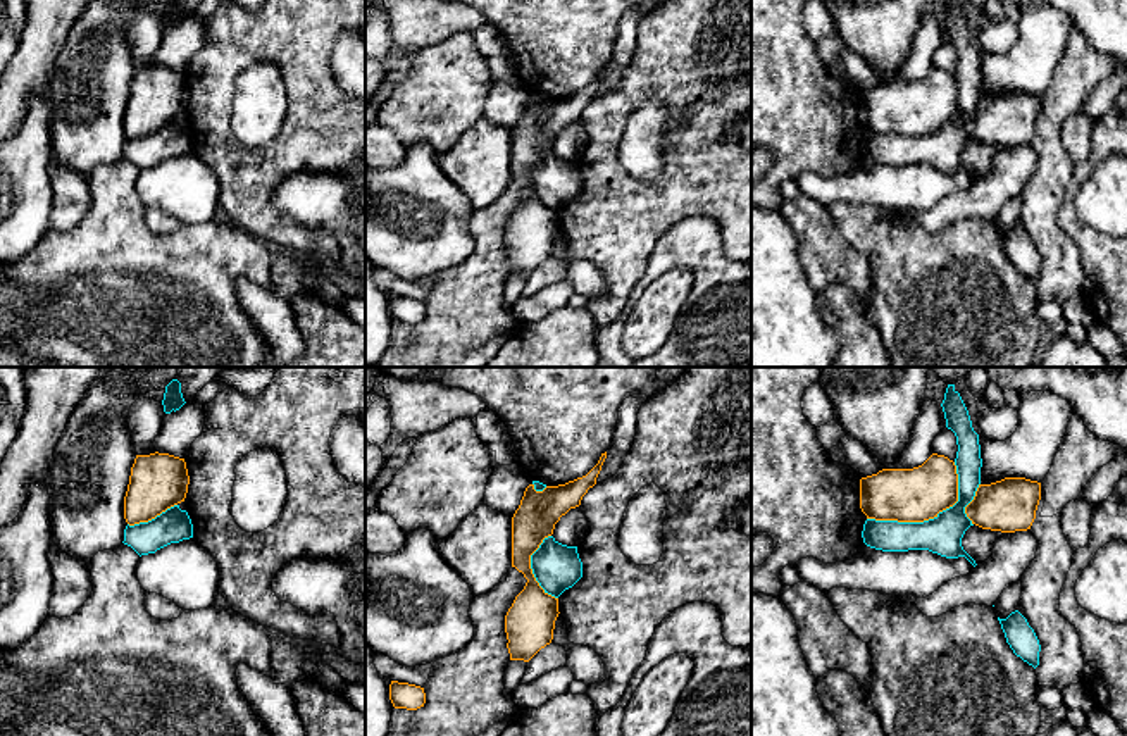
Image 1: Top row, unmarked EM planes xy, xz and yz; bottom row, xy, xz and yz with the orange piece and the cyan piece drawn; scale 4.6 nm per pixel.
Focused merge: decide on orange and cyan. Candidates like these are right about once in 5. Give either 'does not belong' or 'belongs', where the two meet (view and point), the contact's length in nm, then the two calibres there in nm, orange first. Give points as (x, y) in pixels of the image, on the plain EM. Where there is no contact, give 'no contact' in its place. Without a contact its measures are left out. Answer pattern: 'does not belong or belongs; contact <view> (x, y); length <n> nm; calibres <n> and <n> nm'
does not belong; contact yz (931, 131); length 500 nm; calibres 260 and 180 nm

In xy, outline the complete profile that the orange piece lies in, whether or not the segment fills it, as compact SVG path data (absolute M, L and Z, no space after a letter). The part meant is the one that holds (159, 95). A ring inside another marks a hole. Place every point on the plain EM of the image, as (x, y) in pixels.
M169 67L136 69L124 110L129 140L148 136L184 115L190 90L184 72Z

